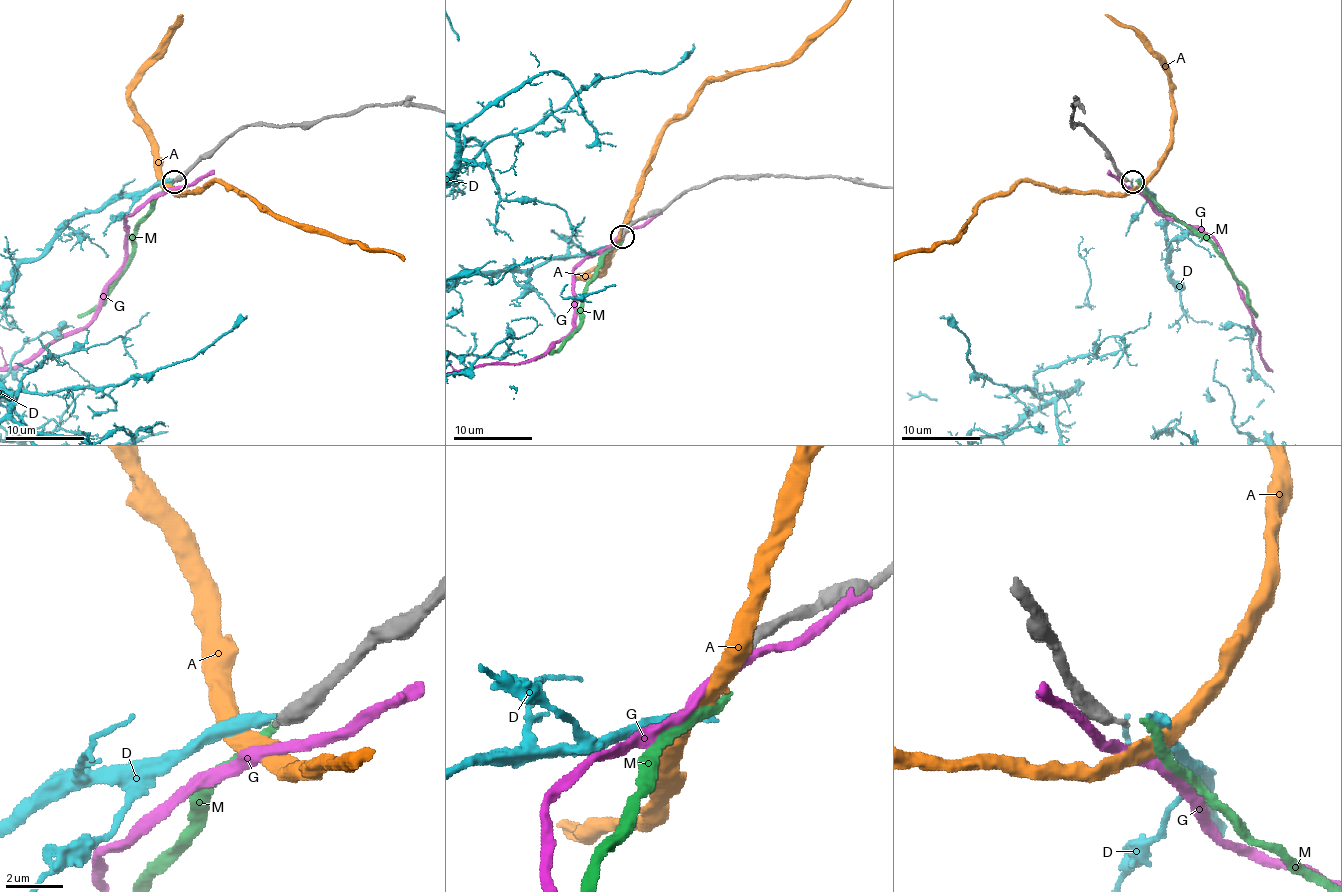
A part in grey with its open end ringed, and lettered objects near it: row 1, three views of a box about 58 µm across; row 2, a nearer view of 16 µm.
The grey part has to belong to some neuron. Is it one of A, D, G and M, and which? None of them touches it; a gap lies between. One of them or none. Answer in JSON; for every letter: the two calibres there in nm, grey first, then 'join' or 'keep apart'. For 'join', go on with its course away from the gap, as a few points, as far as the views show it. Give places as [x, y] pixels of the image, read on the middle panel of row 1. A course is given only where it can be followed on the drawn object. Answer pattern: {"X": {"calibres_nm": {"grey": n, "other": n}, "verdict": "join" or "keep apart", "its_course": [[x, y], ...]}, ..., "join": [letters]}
{"A": {"calibres_nm": {"grey": 280, "other": 400}, "verdict": "keep apart"}, "D": {"calibres_nm": {"grey": 280, "other": 340}, "verdict": "keep apart"}, "G": {"calibres_nm": {"grey": 280, "other": 320}, "verdict": "keep apart"}, "M": {"calibres_nm": {"grey": 280, "other": 280}, "verdict": "join", "its_course": [[623, 239], [605, 255], [585, 288], [583, 320], [555, 350], [525, 360]]}, "join": ["M"]}

